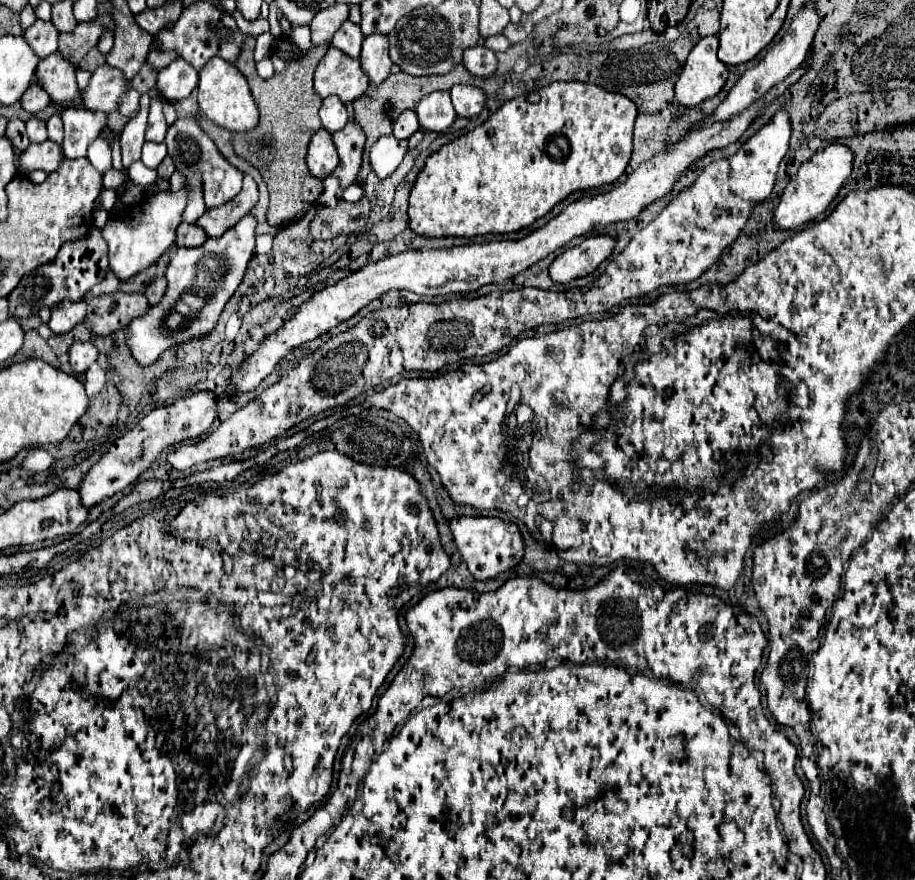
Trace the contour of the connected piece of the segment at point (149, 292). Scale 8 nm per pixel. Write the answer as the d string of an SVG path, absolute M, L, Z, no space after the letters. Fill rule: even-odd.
M157 277L155 281L149 281L149 285L145 289L145 297L147 297L149 305L157 305L157 301L161 301L161 297L165 293L165 285L167 285L165 277Z

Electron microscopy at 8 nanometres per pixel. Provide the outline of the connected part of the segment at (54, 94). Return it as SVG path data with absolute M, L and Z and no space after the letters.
M51 53L49 57L41 59L35 77L53 101L67 101L69 107L83 107L81 101L77 101L79 89L75 81L75 67L59 53Z

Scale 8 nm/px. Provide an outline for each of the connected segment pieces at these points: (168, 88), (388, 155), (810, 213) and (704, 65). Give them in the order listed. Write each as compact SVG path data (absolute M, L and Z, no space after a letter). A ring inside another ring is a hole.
M175 59L157 75L157 89L169 101L189 97L195 87L197 87L197 69L183 59Z
M393 135L379 137L369 151L369 161L371 161L371 171L379 177L385 179L389 177L401 163L401 159L407 153L407 141L397 141Z
M827 145L821 151L817 151L811 159L807 159L799 171L791 177L787 183L781 201L773 213L773 229L775 231L787 231L793 227L799 227L807 221L813 221L821 213L827 211L829 203L839 193L843 181L849 177L853 165L853 155L845 145Z
M717 37L701 39L689 53L683 71L675 83L675 99L685 107L717 95L727 81L727 67L717 59Z

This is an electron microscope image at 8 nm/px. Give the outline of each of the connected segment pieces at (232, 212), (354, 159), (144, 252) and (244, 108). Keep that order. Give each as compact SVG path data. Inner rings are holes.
M245 175L241 193L233 201L217 209L205 211L205 215L197 221L197 225L201 225L209 237L221 237L227 229L237 225L257 205L257 201L259 201L257 183L253 181L251 175Z
M349 121L341 131L333 133L333 143L339 151L339 167L335 169L335 175L339 177L341 187L347 187L355 183L357 171L361 167L365 133L355 121Z
M187 185L179 191L159 191L151 195L147 201L135 205L131 213L117 217L115 221L109 221L105 225L103 237L109 245L109 267L121 281L127 281L129 277L153 265L175 243L175 231L181 223L181 215L187 205L187 195Z
M213 57L201 71L199 71L199 109L201 113L211 119L215 125L221 125L229 131L249 131L259 121L259 109L253 101L251 89L243 73L229 61L221 57Z

